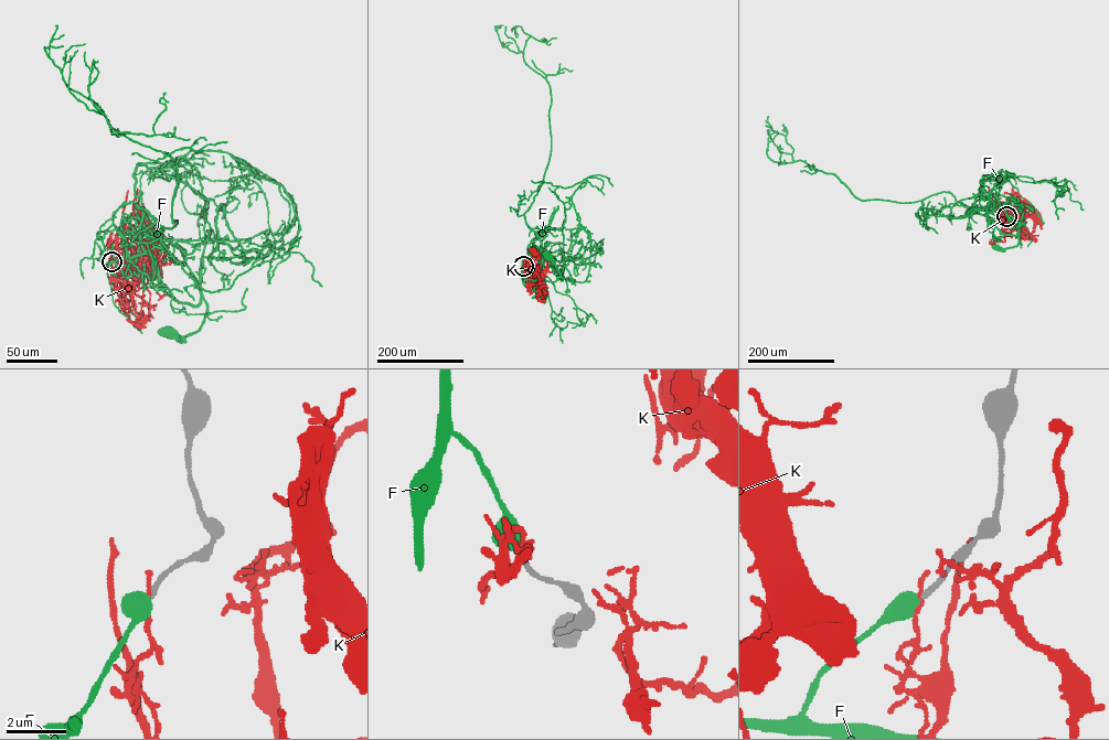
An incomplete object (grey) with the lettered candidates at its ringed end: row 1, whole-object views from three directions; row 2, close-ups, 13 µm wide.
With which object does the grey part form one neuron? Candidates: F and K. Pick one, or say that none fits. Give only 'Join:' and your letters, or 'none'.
Join: F

